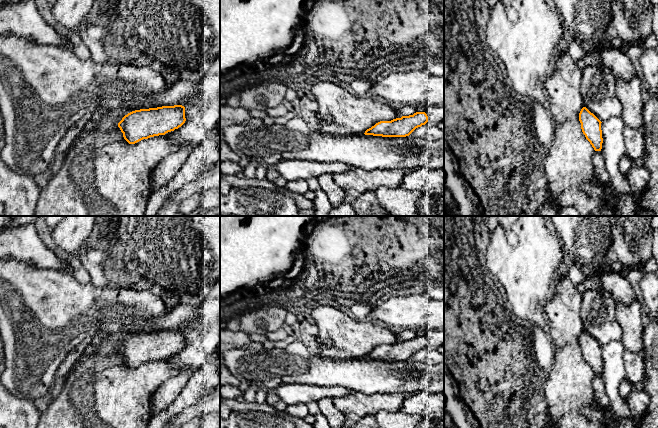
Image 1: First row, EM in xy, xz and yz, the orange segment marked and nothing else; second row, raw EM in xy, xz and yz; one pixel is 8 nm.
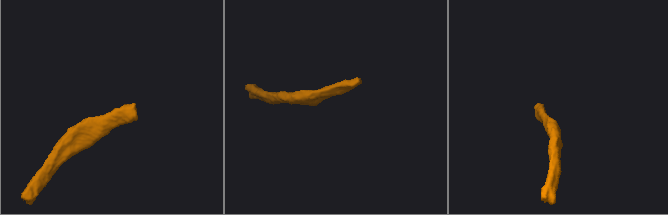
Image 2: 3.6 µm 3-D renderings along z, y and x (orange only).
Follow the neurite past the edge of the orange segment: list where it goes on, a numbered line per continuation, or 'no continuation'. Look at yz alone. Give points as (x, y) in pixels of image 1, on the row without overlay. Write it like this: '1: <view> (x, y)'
no continuation

